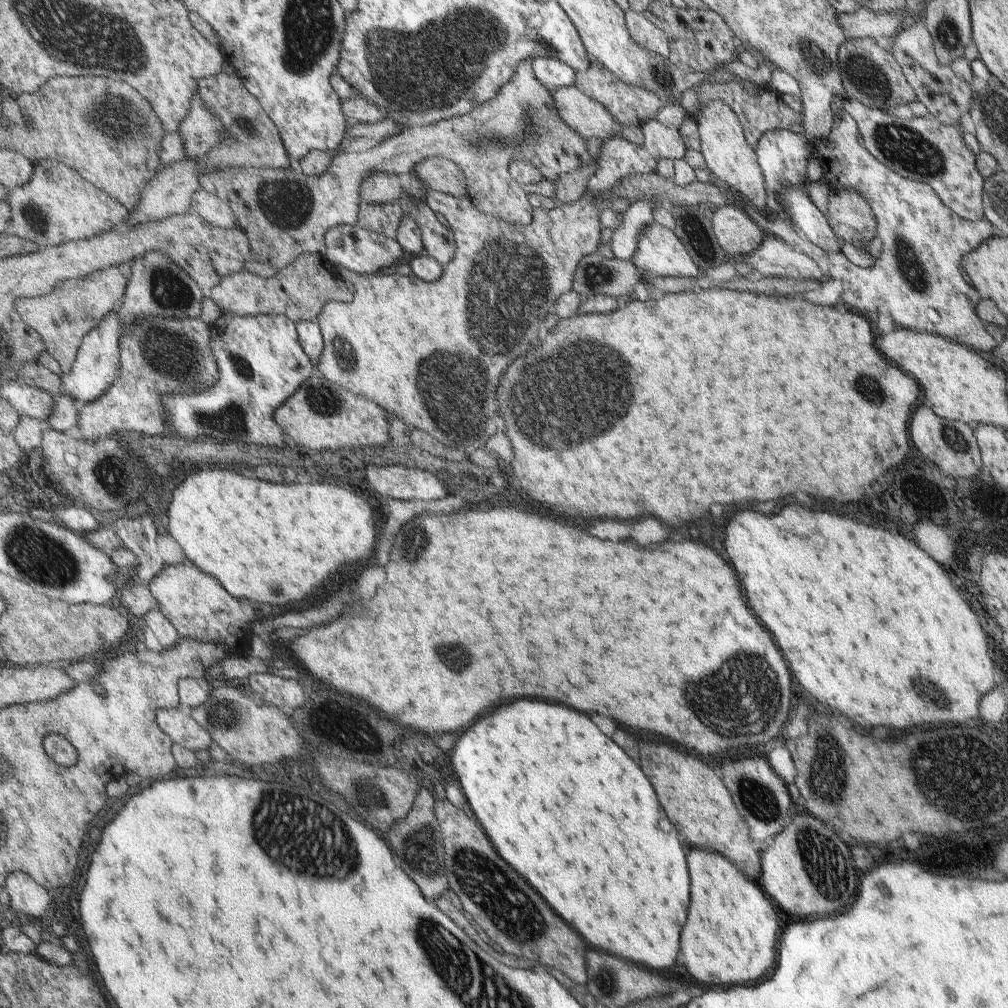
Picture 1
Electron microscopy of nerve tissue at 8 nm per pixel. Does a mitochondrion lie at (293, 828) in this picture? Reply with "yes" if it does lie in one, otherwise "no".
yes

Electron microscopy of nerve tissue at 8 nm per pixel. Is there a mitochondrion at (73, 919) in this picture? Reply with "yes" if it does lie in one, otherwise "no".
no

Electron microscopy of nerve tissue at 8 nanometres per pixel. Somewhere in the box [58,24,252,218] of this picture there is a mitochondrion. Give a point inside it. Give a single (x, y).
(109, 122)

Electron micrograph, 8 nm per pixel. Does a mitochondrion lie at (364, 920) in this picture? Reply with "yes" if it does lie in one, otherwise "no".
no

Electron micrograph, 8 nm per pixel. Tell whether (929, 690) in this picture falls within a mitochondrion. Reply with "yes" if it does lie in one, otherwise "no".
yes

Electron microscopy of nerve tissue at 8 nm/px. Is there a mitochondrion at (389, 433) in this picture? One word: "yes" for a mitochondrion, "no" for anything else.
no

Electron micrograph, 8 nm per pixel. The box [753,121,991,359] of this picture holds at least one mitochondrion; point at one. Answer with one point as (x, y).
(908, 265)

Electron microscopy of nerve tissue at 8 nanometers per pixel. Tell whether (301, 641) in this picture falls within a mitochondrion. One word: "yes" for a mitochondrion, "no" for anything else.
no

